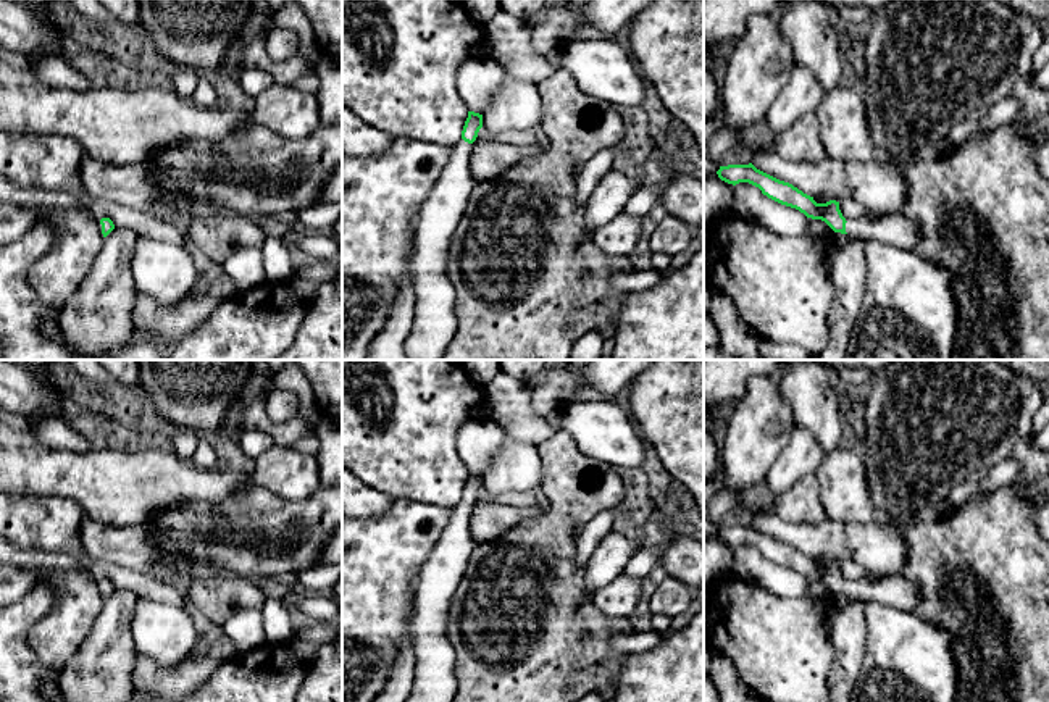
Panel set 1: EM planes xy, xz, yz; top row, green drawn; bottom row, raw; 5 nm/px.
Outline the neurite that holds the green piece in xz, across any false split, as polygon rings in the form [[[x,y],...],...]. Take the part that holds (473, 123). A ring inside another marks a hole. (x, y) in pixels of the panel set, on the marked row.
[[[468,111],[462,140],[452,147],[447,165],[420,207],[412,255],[415,311],[407,339],[408,360],[439,360],[457,331],[455,290],[445,274],[447,250],[476,184],[470,157],[481,127],[483,115]]]

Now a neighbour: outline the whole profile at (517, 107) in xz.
[[[502,68],[505,81],[483,113],[483,126],[491,132],[537,131],[542,108],[537,86]]]

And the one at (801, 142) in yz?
[[[815,111],[804,113],[794,124],[768,139],[770,148],[791,163],[818,163],[826,158]]]

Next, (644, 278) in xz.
[[[641,266],[637,271],[616,273],[610,278],[610,286],[618,292],[634,292],[650,289],[663,281],[665,274],[652,266]]]

